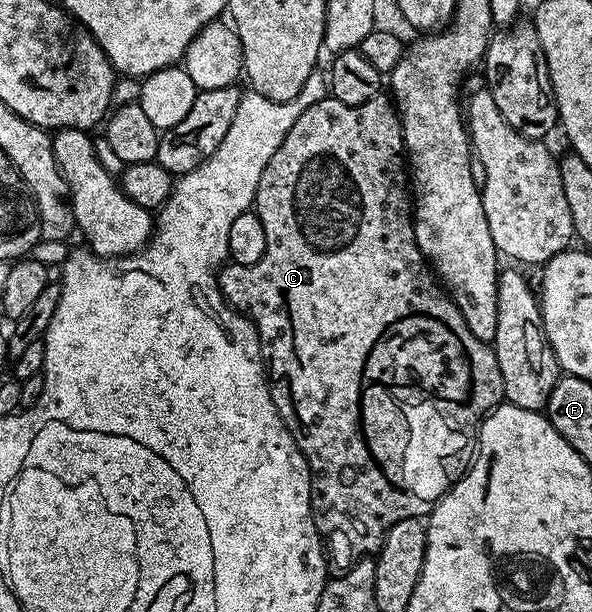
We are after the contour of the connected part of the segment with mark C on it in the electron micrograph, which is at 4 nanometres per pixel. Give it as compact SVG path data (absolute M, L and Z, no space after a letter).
M379 94L356 106L327 98L305 108L284 138L280 150L268 158L268 166L264 166L264 174L260 174L260 186L254 195L252 208L260 222L264 222L264 254L255 264L227 263L217 273L218 289L231 308L254 322L258 340L262 343L262 355L268 365L274 405L312 473L310 505L314 521L319 532L328 537L329 559L341 566L349 566L356 560L377 553L386 538L386 531L393 524L418 516L426 504L430 506L442 499L452 483L452 476L446 473L446 463L457 454L458 444L464 443L466 436L473 437L486 415L503 403L500 366L493 347L468 330L464 314L460 314L454 299L436 279L416 242L412 192L408 187L408 164L404 159L402 143L402 117L389 95Z

